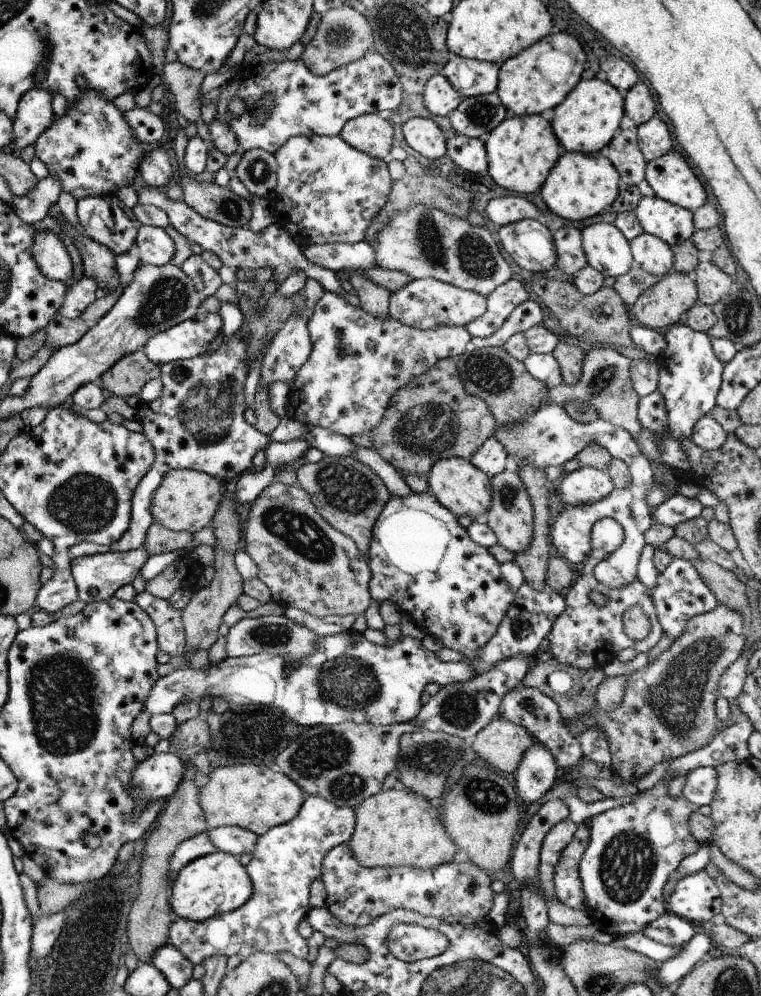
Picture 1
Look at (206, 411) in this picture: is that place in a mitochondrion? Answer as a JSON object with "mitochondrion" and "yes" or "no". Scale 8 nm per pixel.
{"mitochondrion":"yes"}

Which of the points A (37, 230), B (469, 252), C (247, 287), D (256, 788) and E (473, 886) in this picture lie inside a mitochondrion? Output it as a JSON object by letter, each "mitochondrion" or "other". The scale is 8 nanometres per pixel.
{"A":"other","B":"mitochondrion","C":"other","D":"other","E":"mitochondrion"}

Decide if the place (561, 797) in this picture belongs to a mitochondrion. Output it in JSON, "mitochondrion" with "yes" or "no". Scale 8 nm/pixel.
{"mitochondrion":"no"}

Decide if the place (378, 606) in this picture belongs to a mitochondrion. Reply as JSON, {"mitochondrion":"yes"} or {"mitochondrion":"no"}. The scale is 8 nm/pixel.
{"mitochondrion":"no"}

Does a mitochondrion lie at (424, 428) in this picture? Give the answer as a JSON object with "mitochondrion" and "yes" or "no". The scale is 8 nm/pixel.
{"mitochondrion":"yes"}

